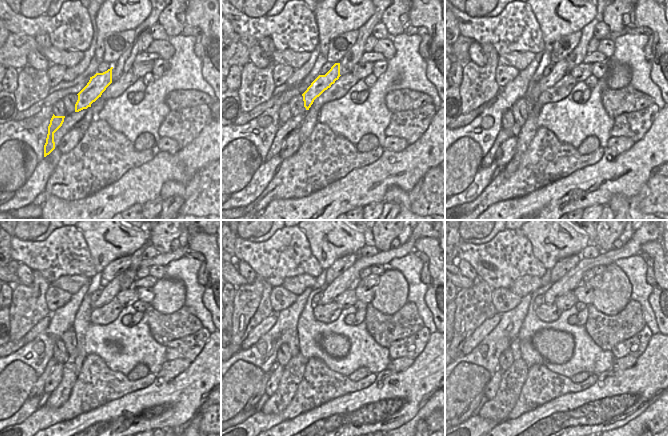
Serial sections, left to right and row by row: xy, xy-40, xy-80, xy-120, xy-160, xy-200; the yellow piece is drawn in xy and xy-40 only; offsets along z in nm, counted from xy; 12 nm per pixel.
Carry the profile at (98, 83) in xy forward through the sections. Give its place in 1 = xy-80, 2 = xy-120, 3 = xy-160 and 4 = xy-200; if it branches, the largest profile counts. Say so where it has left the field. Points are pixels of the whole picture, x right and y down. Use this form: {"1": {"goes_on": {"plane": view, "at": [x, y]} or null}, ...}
{"1": {"goes_on": {"plane": "xy-80", "at": [559, 70]}}, "2": {"goes_on": {"plane": "xy-120", "at": [109, 292]}}, "3": {"goes_on": {"plane": "xy-160", "at": [332, 290]}}, "4": {"goes_on": {"plane": "xy-200", "at": [557, 290]}}}

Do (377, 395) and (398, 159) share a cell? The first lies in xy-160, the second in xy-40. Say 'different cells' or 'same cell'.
same cell

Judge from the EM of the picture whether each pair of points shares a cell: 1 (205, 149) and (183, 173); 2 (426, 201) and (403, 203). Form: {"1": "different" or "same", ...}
{"1": "same", "2": "different"}

